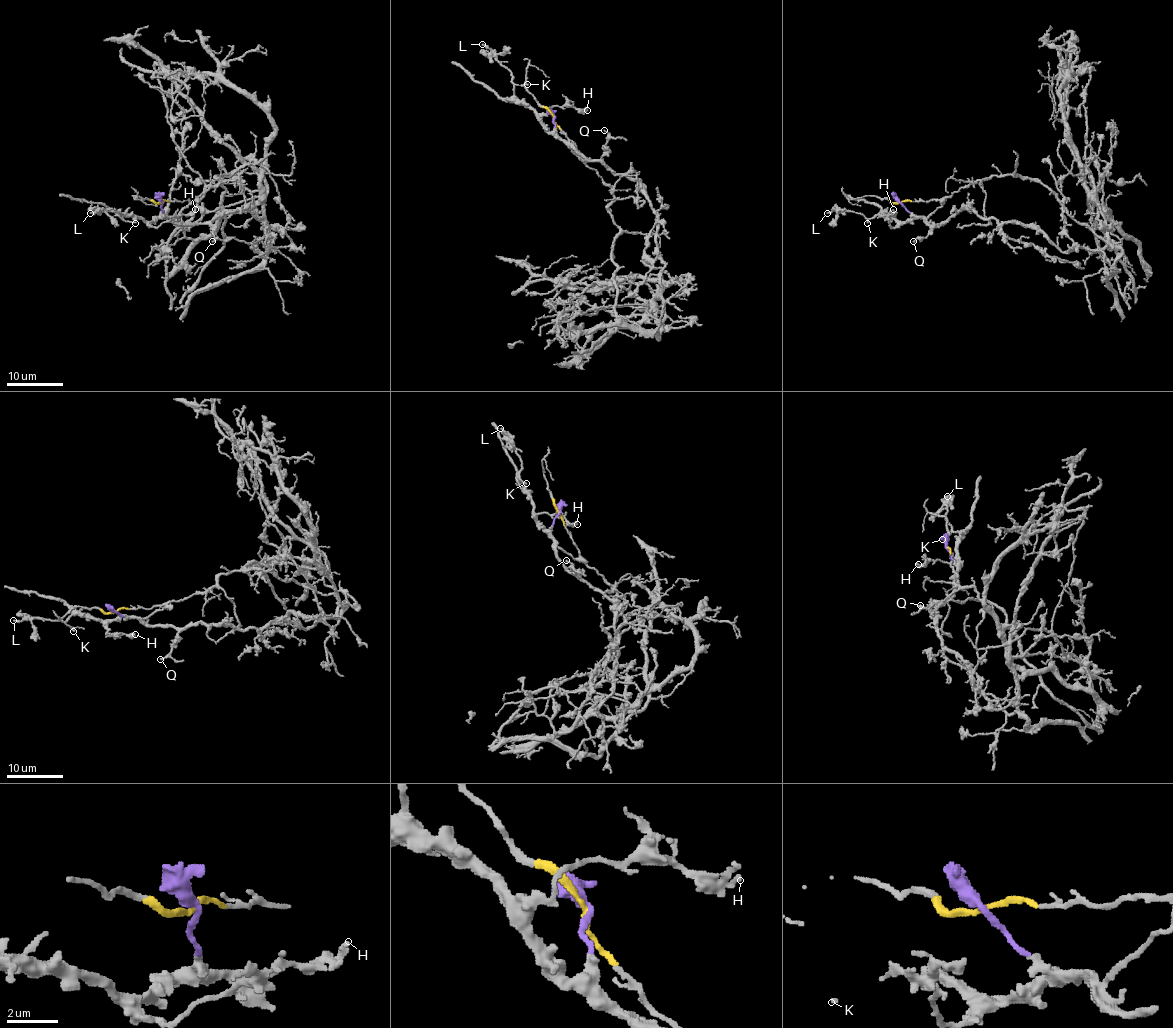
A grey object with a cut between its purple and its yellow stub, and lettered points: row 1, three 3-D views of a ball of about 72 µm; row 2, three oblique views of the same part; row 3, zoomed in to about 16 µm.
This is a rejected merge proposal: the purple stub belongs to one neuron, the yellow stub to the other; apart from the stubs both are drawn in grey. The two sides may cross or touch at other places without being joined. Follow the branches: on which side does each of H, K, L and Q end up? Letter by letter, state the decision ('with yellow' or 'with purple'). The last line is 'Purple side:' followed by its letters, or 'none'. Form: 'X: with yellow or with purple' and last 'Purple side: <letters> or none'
H: with purple
K: with purple
L: with purple
Q: with purple
Purple side: H, K, L, Q

